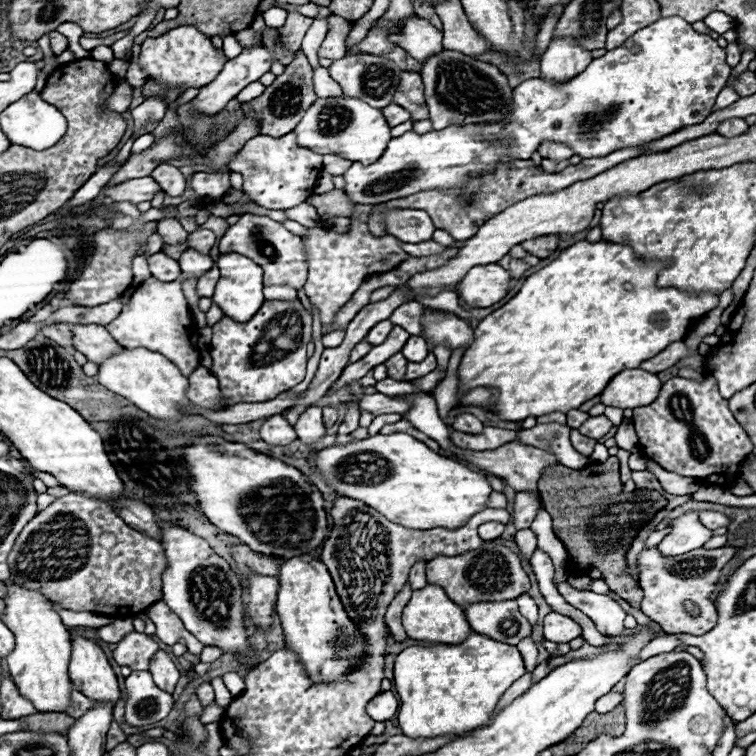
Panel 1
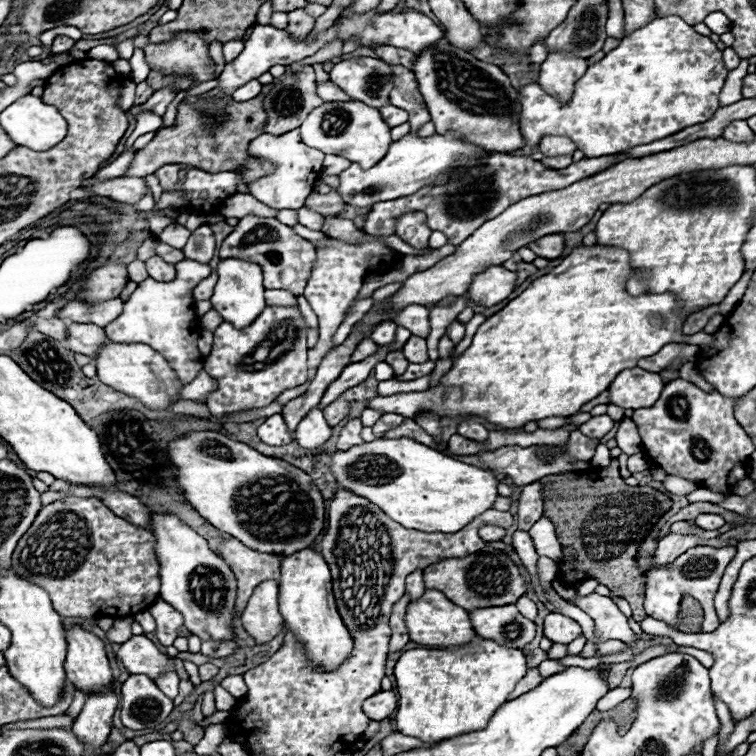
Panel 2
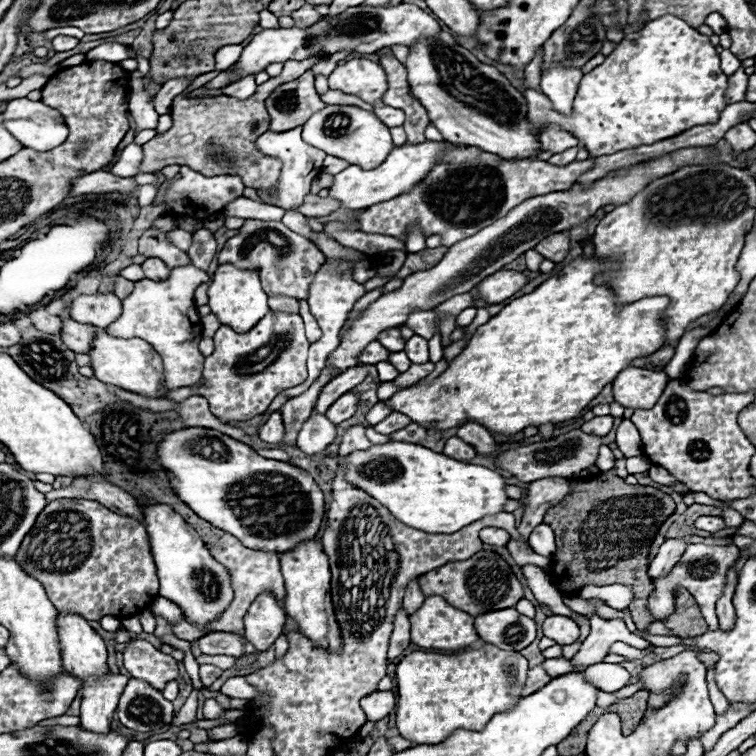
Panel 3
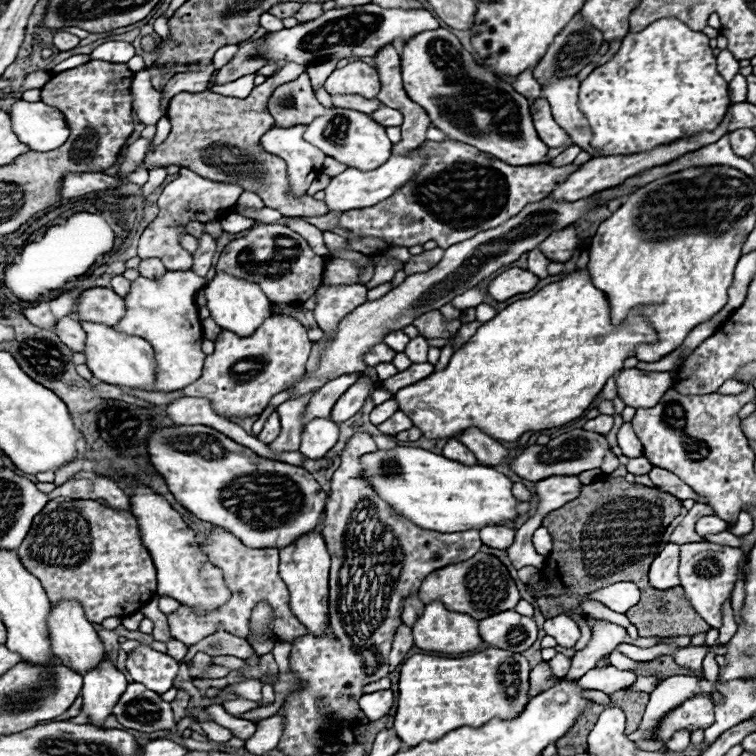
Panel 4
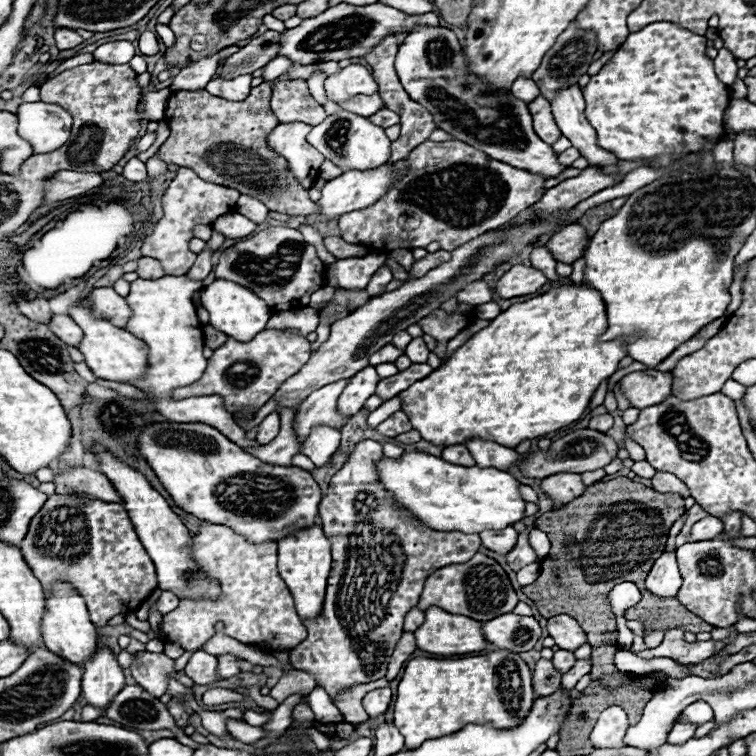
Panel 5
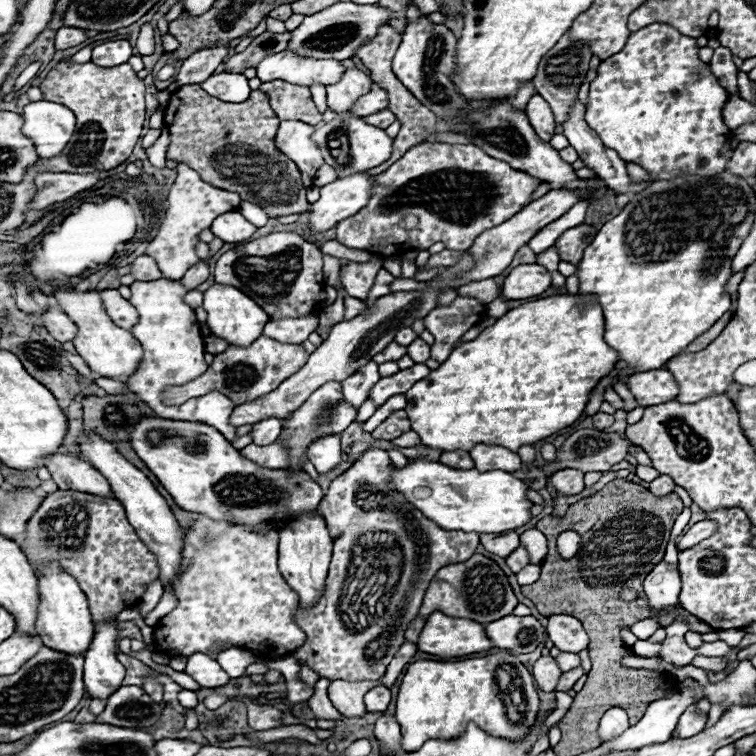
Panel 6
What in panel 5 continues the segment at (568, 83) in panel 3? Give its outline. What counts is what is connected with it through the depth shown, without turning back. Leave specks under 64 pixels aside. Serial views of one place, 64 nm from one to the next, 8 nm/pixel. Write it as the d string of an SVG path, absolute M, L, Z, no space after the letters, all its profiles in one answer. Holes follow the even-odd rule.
M578 84L556 92L552 100L552 114L562 134L572 142L574 148L580 150L582 156L588 158L590 164L614 164L616 156L596 146L596 132L590 128L584 116L584 100Z

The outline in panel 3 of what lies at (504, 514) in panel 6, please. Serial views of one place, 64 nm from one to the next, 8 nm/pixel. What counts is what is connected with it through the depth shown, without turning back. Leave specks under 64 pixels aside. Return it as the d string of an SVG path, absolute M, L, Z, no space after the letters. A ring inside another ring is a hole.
M412 442L374 444L368 450L356 450L346 460L344 478L352 486L372 492L390 514L410 528L430 534L452 534L480 520L486 514L500 512L508 496L504 494L504 478L484 466L458 462L444 454L432 452Z

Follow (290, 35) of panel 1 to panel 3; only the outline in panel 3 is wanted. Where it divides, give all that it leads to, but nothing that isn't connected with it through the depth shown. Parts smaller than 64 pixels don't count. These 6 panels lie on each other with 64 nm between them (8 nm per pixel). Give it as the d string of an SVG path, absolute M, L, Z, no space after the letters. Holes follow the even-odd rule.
M304 4L300 10L292 12L292 20L294 20L294 26L296 28L310 28L310 24L318 22L318 18L322 18L312 4Z

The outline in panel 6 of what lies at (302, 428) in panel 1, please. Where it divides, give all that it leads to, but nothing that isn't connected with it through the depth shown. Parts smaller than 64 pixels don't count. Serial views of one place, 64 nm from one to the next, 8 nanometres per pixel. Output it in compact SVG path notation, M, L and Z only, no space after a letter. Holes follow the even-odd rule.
M328 434L316 438L308 450L306 450L308 460L316 466L318 472L328 472L338 466L340 462L340 436L338 434Z

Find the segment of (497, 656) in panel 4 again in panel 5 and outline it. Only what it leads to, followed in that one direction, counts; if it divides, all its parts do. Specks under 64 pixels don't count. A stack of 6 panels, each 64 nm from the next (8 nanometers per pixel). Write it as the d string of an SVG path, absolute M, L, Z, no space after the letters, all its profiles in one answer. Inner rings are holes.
M508 650L488 652L484 656L470 656L458 660L436 660L436 658L412 658L404 666L404 676L398 684L398 698L394 704L394 724L404 736L406 748L414 750L424 740L440 738L454 734L466 724L486 724L492 722L498 728L510 728L522 722L522 716L530 712L530 704L534 702L532 694L532 672L528 664L520 658L520 654Z

